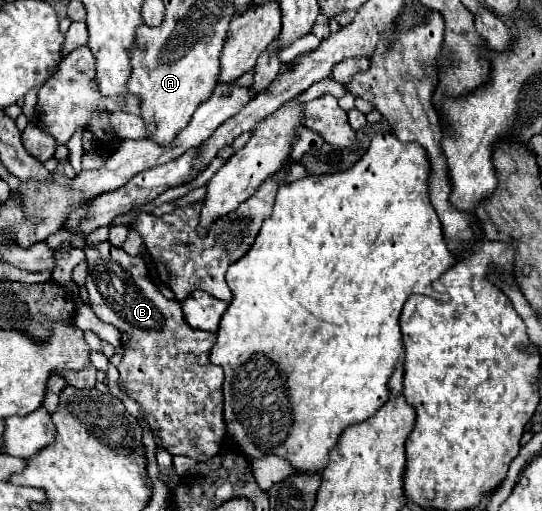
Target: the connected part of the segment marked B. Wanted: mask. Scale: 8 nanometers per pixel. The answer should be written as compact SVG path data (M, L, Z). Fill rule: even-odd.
M86 241L82 251L86 253L86 263L88 263L86 291L90 307L98 315L98 319L114 325L122 333L124 357L118 365L118 371L120 371L120 381L126 387L126 395L142 405L148 425L158 431L162 445L172 455L186 455L196 461L206 461L214 457L220 451L226 435L226 423L222 411L224 371L218 365L210 363L210 349L216 341L216 333L192 329L184 321L180 303L168 301L158 291L158 287L148 277L148 269L142 257L132 257L124 249L112 247L108 241L94 245Z

